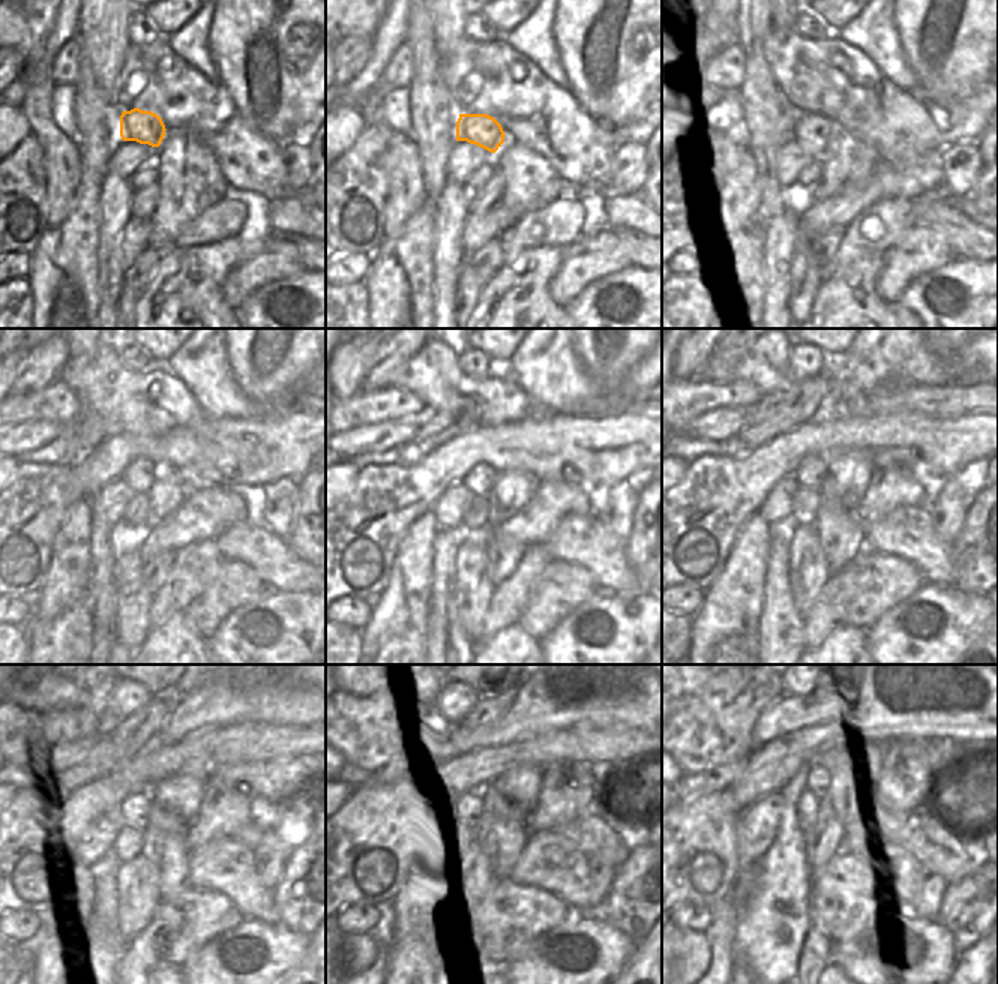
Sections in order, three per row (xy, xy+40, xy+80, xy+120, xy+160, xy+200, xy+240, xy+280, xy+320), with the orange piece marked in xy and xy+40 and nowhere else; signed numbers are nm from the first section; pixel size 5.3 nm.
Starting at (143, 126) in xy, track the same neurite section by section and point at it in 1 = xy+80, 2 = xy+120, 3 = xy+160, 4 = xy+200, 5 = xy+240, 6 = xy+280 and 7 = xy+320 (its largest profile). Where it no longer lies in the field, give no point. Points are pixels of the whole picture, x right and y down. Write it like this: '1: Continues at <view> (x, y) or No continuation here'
1: Continues at xy+80 (815, 134)
2: Continues at xy+120 (140, 474)
3: Continues at xy+160 (479, 477)
4: Continues at xy+200 (811, 473)
5: Continues at xy+240 (134, 809)
6: Continues at xy+280 (470, 807)
7: Continues at xy+320 (808, 807).

